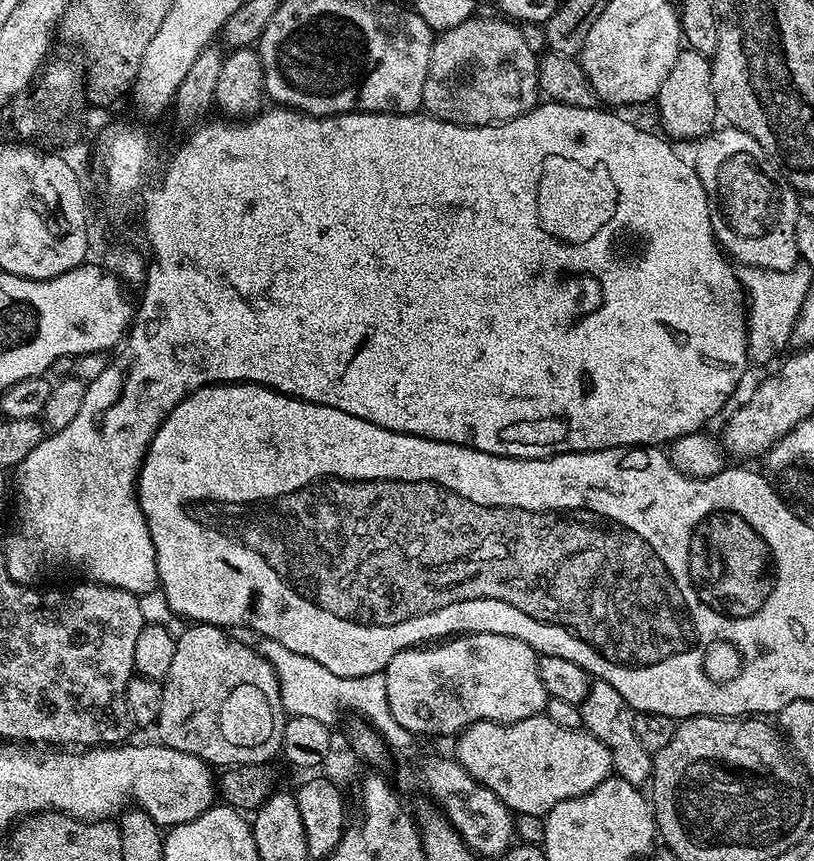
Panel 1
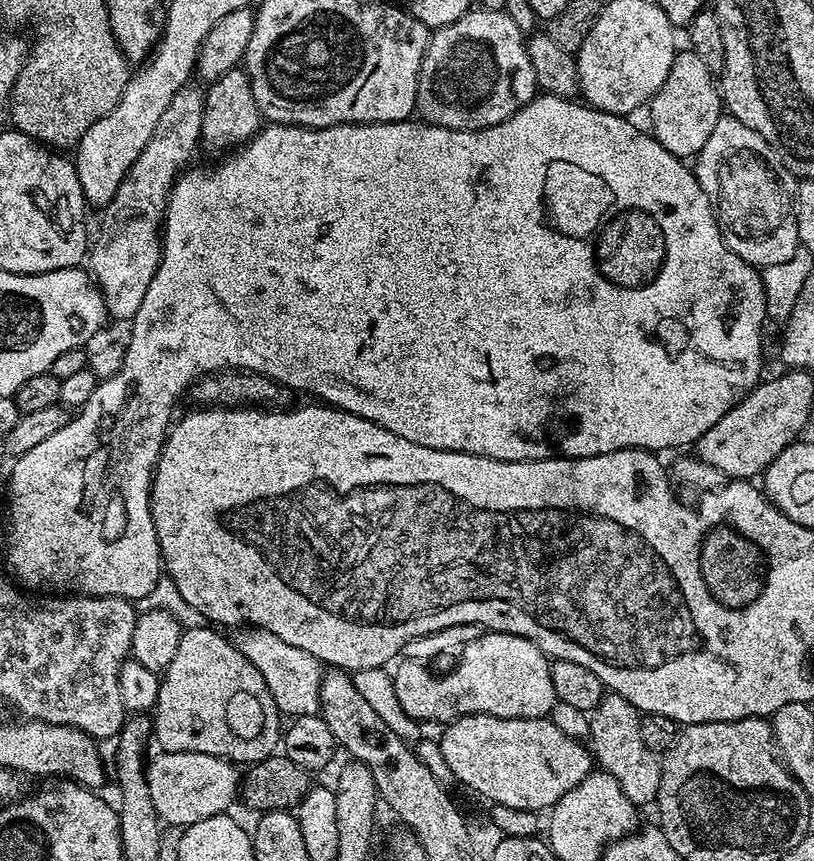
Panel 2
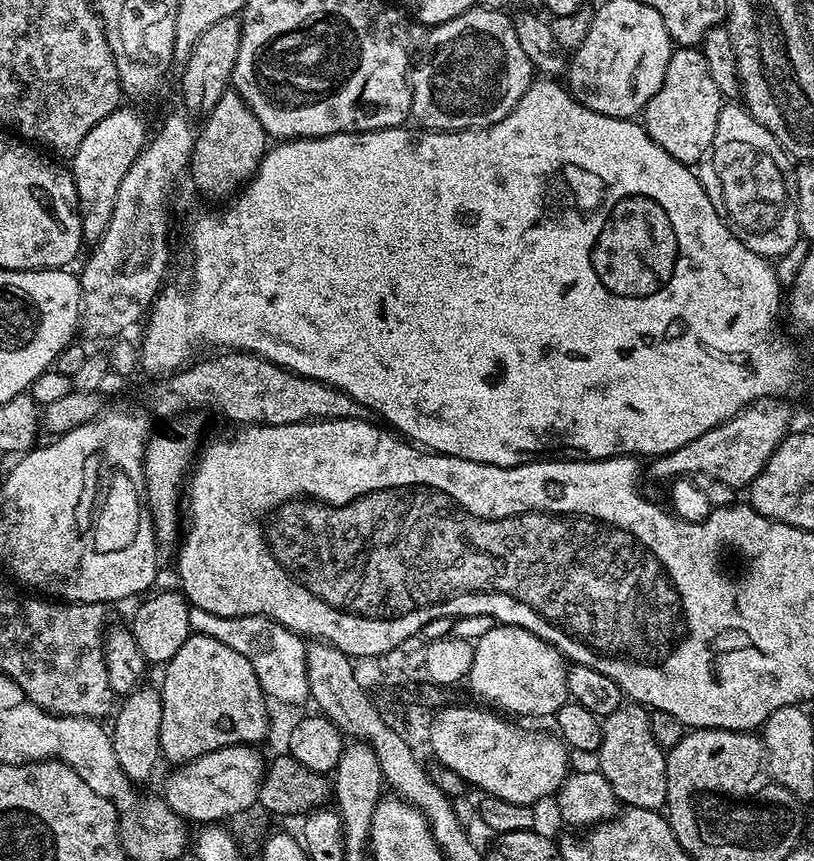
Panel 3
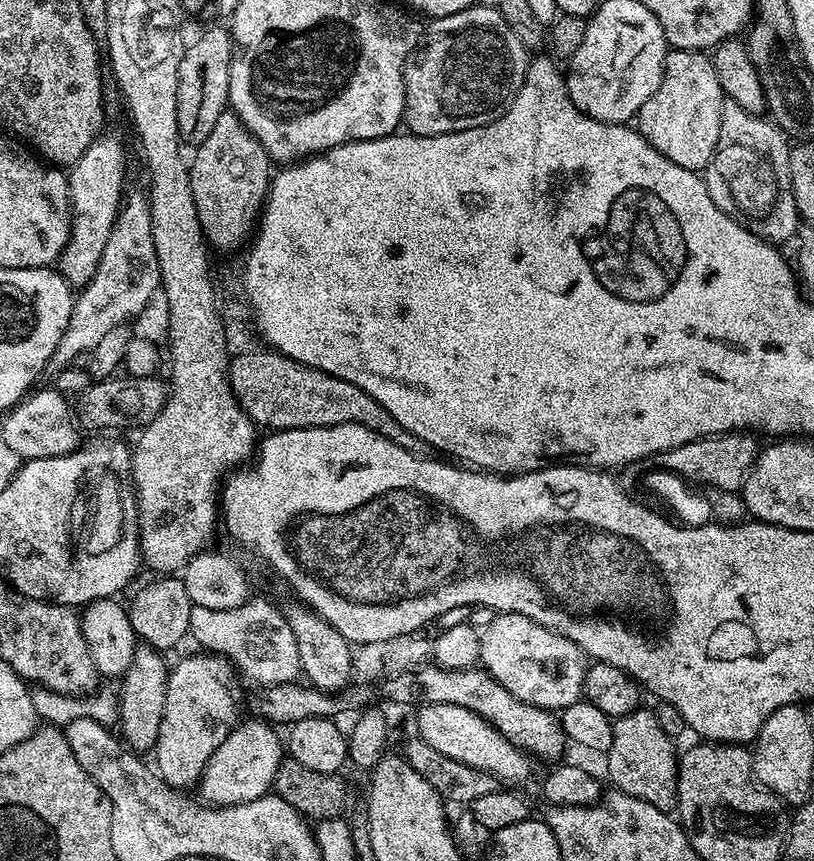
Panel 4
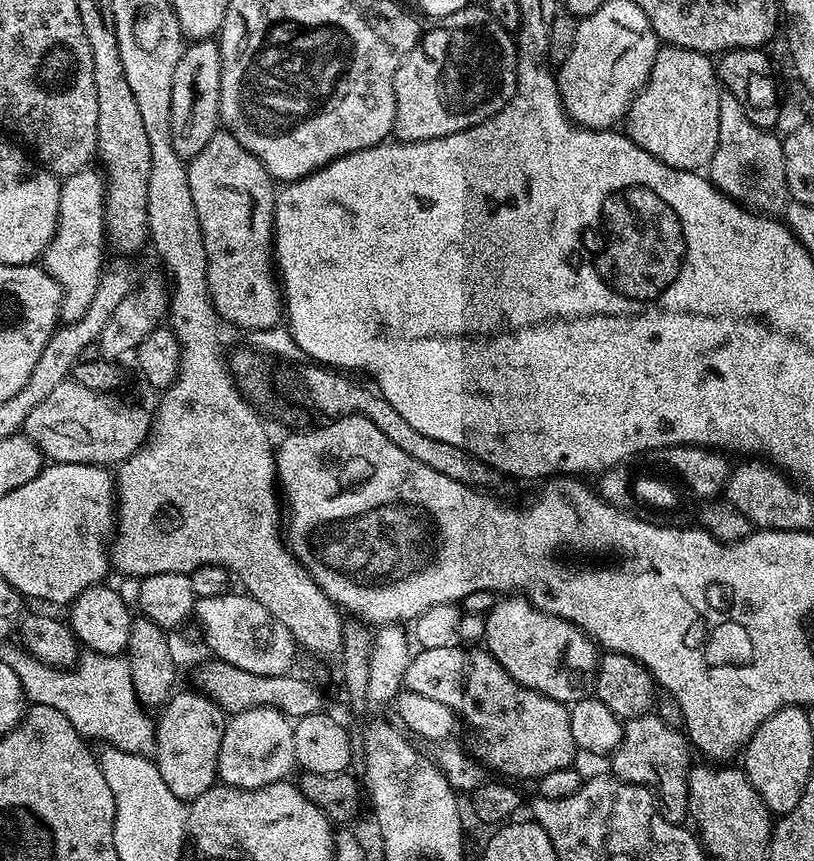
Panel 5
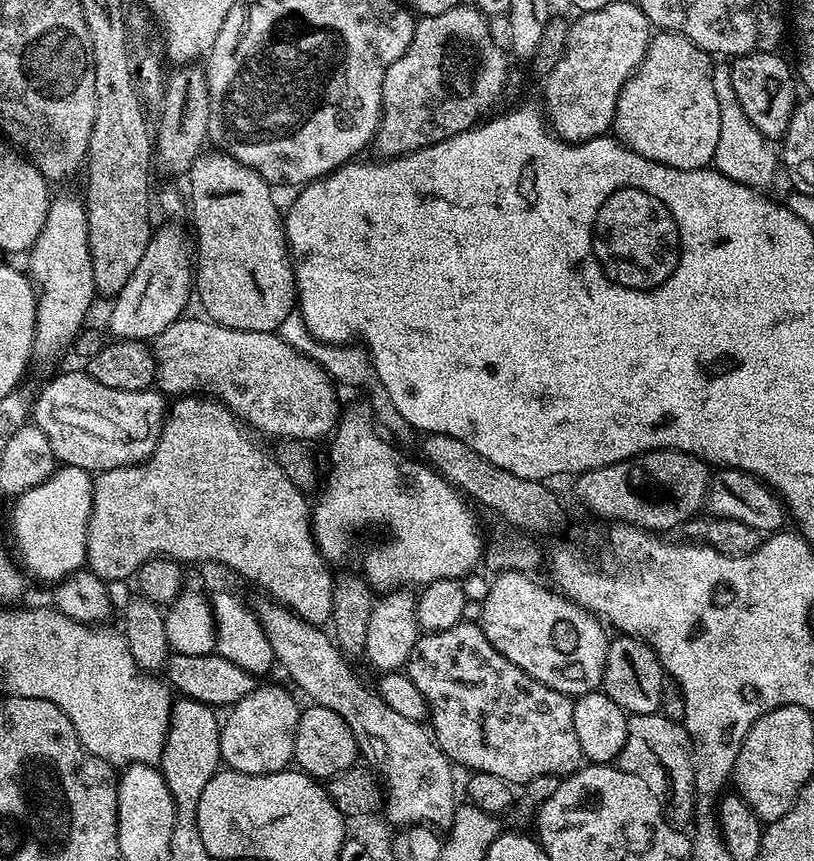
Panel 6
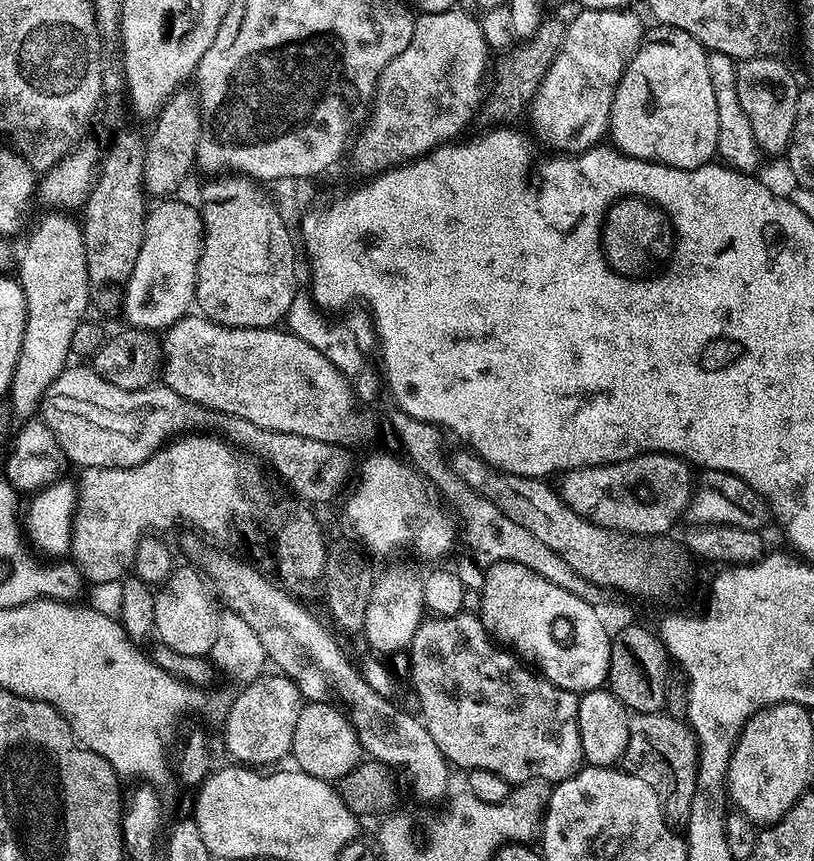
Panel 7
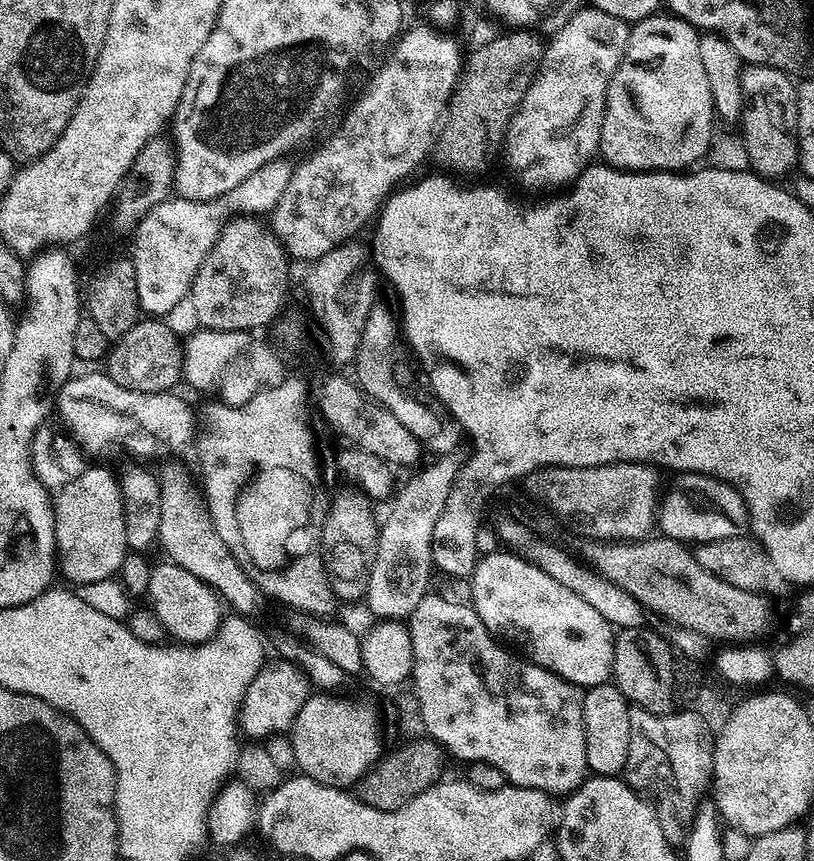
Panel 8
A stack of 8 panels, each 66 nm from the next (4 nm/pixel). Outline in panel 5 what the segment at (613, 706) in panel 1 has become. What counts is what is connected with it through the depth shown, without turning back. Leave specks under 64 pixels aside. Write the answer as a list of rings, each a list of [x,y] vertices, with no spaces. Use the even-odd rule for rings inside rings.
[[[654,714],[639,716],[624,724],[624,737],[610,757],[611,771],[620,780],[627,780],[634,784],[642,784],[652,791],[656,804],[660,808],[662,818],[671,824],[683,825],[684,819],[690,816],[690,800],[688,804],[688,752],[690,745],[683,731],[666,726]]]

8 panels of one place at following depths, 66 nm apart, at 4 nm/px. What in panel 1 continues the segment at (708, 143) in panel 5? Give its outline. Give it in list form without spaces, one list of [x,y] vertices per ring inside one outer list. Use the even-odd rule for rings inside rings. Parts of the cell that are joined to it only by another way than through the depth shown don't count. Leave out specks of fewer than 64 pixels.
[[[689,47],[680,51],[674,66],[670,66],[670,74],[666,74],[666,82],[662,82],[658,90],[654,107],[660,111],[660,124],[664,127],[663,135],[673,141],[696,142],[713,131],[718,120],[718,113],[712,89],[711,59]]]

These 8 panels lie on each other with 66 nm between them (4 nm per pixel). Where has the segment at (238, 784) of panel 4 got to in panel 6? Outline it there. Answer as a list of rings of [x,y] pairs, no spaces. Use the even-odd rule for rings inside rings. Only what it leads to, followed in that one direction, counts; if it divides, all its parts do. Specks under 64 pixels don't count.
[[[276,684],[256,686],[252,692],[233,704],[228,717],[223,717],[220,729],[220,758],[231,771],[250,774],[251,776],[265,776],[271,772],[285,771],[293,763],[296,751],[294,738],[296,727],[300,721],[301,705],[296,705],[296,700],[284,688]]]

